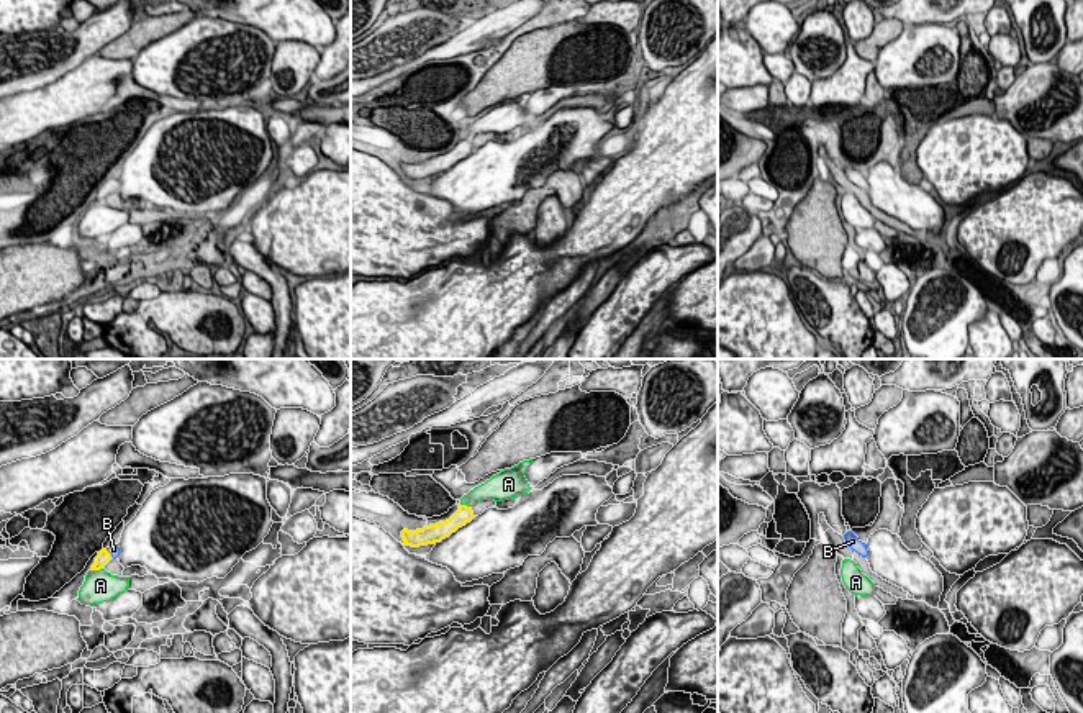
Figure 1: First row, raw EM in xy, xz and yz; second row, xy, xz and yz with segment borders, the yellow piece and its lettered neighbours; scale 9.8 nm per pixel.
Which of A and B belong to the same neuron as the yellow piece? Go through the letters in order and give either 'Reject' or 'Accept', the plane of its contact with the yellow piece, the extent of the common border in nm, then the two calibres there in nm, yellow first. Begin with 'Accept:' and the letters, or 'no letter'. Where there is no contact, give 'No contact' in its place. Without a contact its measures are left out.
Accept: B
A: Reject. Touches yellow in xy. Shared border 150 nm. Thickness 140 nm (yellow) against 320 nm
B: Accept. Touches yellow in xy. Shared border 130 nm. Thickness 140 nm (yellow) against 100 nm

